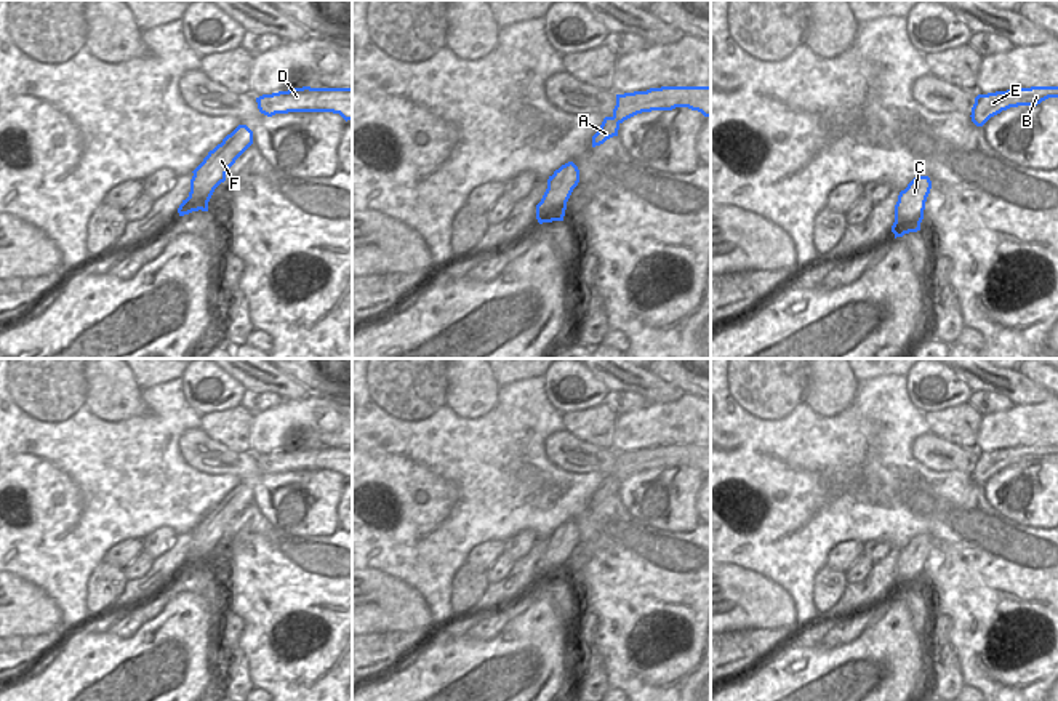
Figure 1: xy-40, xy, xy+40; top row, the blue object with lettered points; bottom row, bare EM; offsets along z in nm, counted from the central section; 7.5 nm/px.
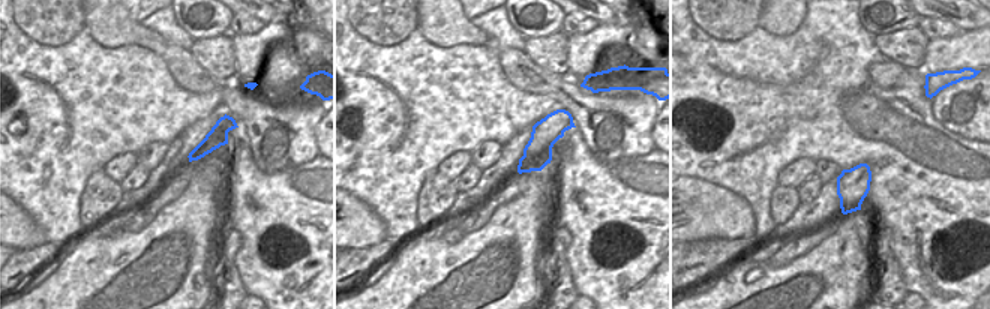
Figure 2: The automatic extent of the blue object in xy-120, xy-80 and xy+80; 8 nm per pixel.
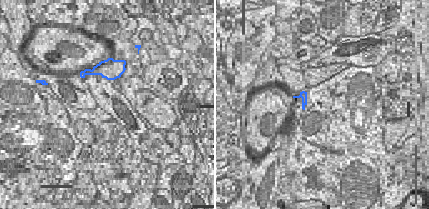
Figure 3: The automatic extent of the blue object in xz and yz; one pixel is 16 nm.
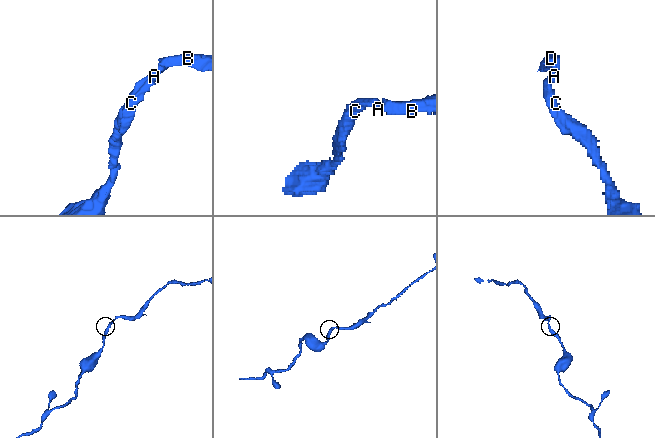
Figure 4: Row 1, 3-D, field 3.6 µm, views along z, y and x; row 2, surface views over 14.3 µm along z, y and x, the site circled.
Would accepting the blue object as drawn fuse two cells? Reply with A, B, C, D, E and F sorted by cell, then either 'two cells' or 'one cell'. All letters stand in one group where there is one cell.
groups A B C D E F; one cell

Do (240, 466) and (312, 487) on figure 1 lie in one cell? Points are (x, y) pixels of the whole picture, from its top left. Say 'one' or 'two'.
one

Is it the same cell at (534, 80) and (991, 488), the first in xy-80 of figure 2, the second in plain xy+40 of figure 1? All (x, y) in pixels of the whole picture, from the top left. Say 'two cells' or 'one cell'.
one cell

